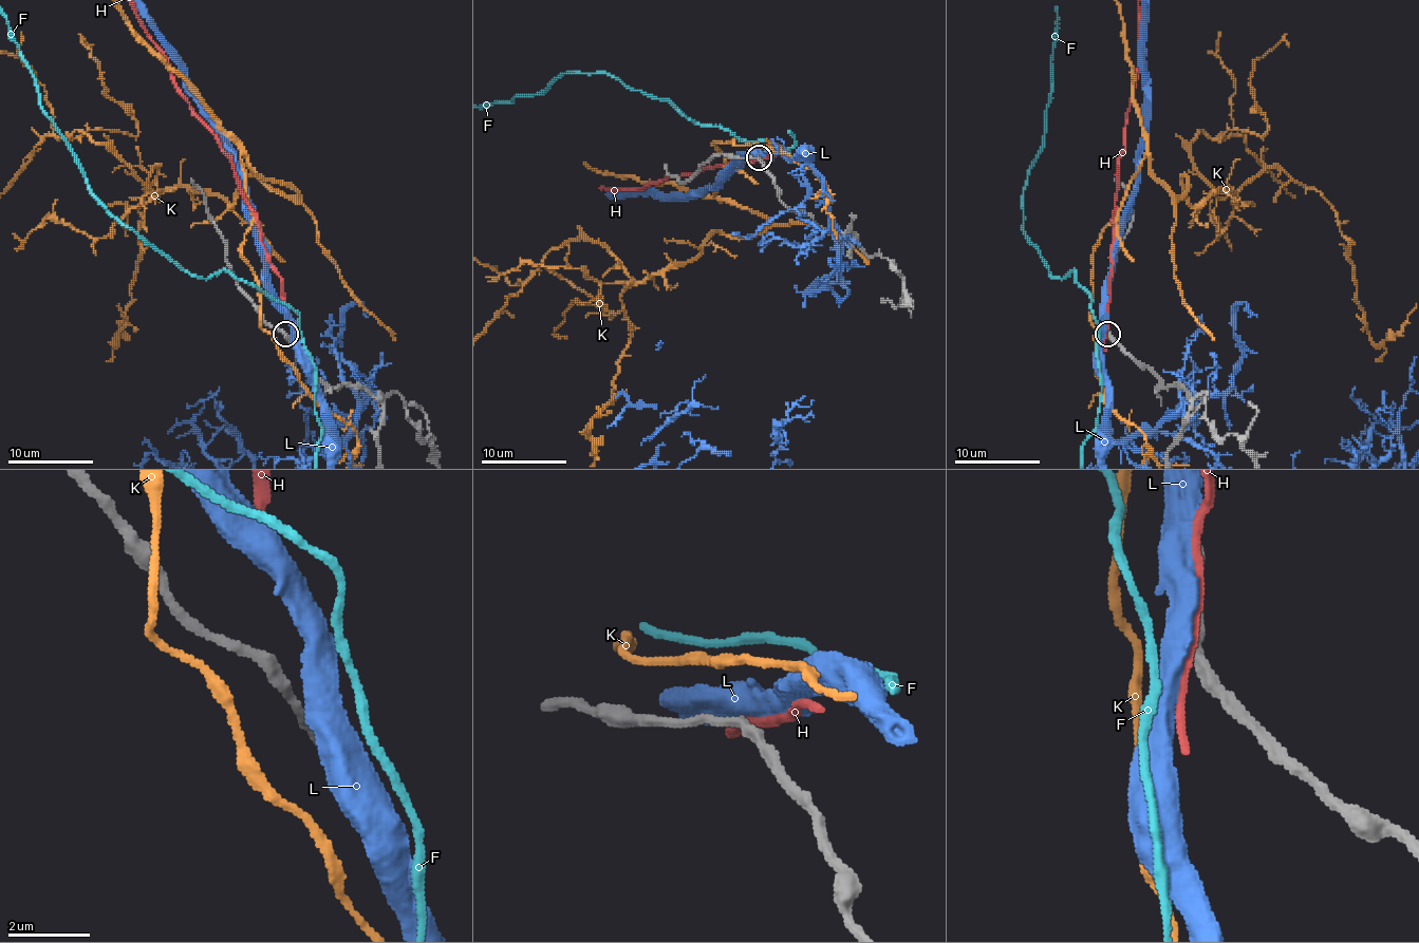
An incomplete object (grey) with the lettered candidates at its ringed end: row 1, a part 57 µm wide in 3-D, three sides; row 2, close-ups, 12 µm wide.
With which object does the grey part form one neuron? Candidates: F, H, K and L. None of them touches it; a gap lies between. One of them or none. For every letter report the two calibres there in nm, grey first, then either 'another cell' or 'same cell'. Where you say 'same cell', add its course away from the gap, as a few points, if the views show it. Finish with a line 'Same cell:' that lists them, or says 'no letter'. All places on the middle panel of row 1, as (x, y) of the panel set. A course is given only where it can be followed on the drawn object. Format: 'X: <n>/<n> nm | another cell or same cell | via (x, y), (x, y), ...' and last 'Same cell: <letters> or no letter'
F: 280/200 nm | another cell
H: 280/200 nm | another cell
K: 280/240 nm | another cell
L: 280/500 nm | another cell
Same cell: no letter

